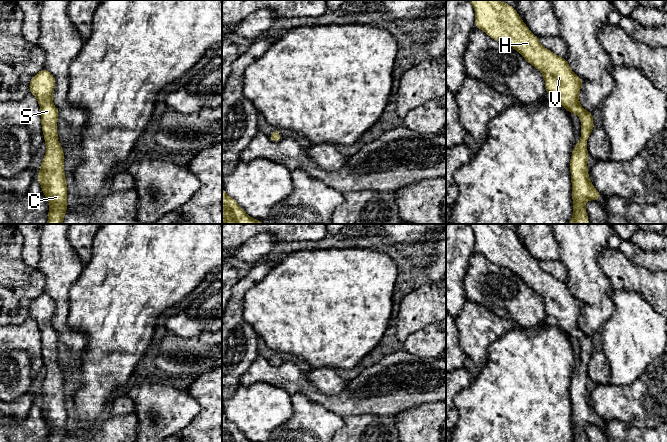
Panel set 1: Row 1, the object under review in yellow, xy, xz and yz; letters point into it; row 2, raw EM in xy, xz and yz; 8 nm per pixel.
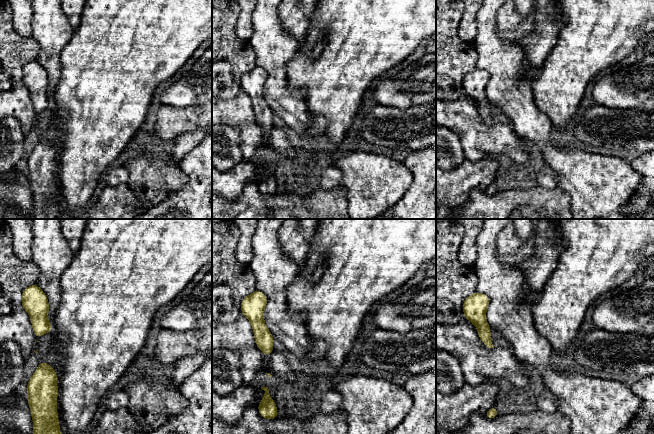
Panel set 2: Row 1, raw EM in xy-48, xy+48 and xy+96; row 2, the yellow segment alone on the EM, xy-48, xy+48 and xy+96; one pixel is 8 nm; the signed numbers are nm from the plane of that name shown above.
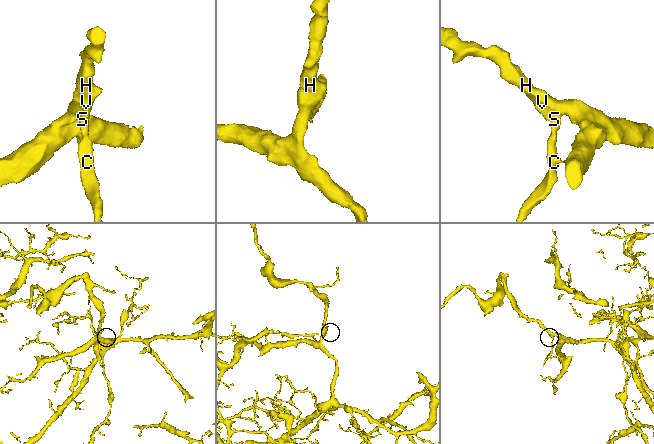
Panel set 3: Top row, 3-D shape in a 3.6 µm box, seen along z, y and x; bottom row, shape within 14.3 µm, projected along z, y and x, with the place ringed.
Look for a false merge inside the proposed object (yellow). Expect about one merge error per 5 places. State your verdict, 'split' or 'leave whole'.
leave whole

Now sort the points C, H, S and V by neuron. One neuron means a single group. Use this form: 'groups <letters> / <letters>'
groups C H S V

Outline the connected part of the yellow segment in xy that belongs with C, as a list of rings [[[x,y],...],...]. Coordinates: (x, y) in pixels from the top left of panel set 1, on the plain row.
[[[43,292],[31,302],[29,316],[38,324],[44,366],[47,369],[41,392],[37,396],[37,404],[45,422],[50,426],[48,442],[64,442],[68,432],[67,408],[64,395],[64,375],[57,365],[59,335],[52,325],[55,309],[55,301]]]

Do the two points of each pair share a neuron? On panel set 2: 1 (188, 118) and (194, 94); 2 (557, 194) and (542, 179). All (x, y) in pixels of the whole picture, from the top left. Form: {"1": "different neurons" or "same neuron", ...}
{"1": "different neurons", "2": "different neurons"}

